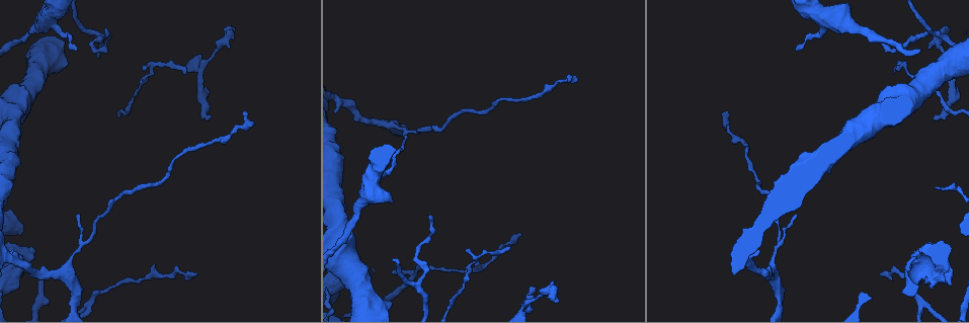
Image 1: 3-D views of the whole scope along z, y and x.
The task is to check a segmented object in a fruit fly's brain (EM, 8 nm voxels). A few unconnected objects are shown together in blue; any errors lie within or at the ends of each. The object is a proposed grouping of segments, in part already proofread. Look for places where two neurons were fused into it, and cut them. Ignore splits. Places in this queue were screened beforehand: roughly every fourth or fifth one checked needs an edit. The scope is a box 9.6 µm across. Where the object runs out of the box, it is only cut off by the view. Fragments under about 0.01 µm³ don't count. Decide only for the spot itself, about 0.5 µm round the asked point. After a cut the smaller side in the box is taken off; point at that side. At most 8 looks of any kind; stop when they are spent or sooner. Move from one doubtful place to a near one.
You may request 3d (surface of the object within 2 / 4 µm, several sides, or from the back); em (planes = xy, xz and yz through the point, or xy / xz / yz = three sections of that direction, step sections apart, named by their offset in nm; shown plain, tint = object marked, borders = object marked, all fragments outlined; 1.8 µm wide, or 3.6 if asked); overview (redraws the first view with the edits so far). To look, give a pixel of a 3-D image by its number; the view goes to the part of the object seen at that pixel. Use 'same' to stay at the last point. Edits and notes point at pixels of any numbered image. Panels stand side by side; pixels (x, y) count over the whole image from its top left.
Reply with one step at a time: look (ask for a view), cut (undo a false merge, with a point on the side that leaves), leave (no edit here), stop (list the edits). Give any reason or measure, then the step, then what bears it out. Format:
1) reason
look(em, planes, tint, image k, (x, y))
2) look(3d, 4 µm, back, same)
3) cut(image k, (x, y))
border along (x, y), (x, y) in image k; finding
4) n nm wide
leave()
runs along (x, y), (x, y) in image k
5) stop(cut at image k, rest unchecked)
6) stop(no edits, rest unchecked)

three arms meet
look(3d, 2 µm, image 1, (918, 298))

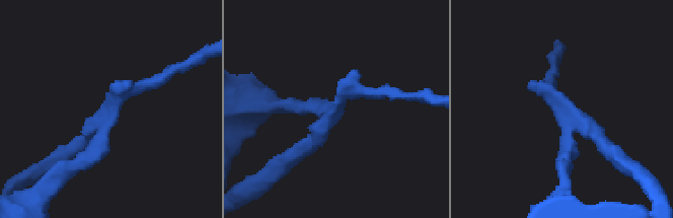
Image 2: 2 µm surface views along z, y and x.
3 arms
look(em, xz, step 4, tint, image 2, (565, 108))

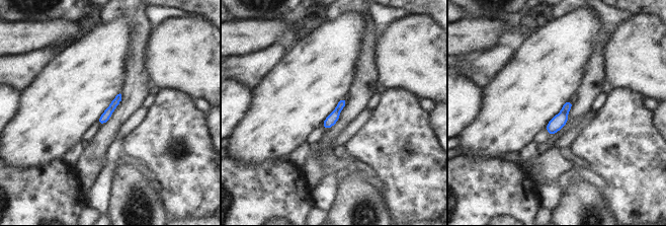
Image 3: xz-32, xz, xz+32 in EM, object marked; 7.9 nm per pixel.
look(em, planes, tint, same)

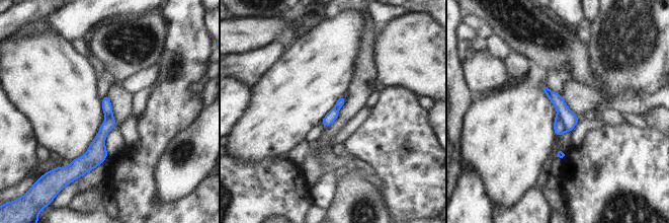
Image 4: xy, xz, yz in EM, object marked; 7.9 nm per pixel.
cut(image 4, (569, 119))
border along (558, 115), (566, 131) in image 4; a second neuron is stuck on

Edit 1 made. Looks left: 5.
arms part here
look(em, planes, tint, image 1, (922, 261))

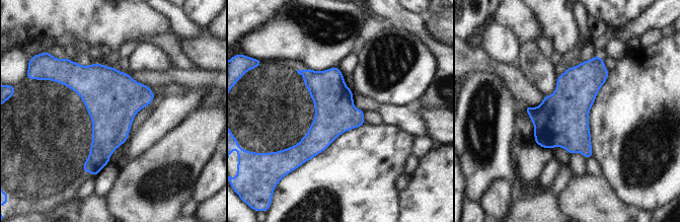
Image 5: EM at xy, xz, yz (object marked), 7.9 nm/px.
leave()
continuous, no second neuron

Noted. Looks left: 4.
three arms meet
look(3d, 2 µm, image 1, (419, 284))

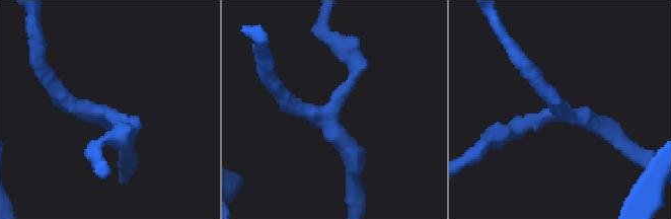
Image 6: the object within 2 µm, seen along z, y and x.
3 arms; shape alone is not enough
look(em, planes, tint, image 6, (557, 116))

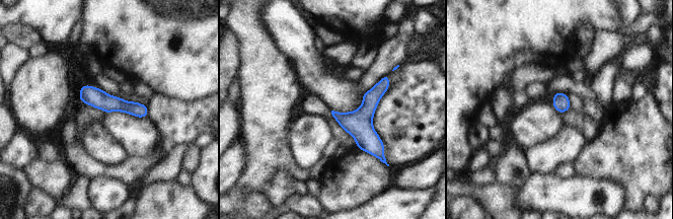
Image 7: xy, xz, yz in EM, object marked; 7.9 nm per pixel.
140 nm wide
leave()
continuous, no second neuron

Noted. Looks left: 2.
stop(cut at image 4, rest unchecked)

